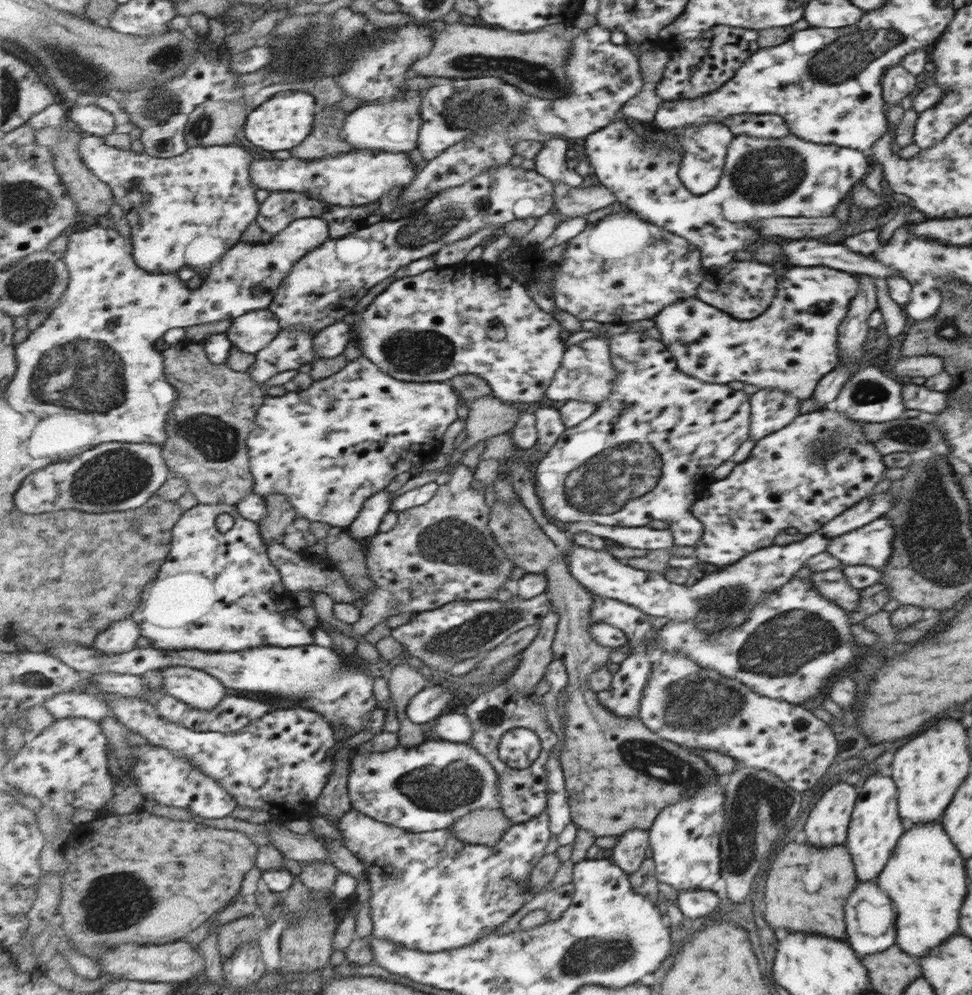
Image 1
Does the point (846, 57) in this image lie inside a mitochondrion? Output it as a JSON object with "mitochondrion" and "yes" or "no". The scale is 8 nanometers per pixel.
{"mitochondrion":"yes"}

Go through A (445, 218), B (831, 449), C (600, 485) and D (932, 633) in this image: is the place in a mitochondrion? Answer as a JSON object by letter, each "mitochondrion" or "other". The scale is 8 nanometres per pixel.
{"A":"mitochondrion","B":"mitochondrion","C":"mitochondrion","D":"other"}

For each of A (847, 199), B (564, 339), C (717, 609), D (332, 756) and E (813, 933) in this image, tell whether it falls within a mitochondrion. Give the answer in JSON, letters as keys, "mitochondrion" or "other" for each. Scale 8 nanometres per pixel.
{"A":"other","B":"other","C":"mitochondrion","D":"other","E":"other"}

